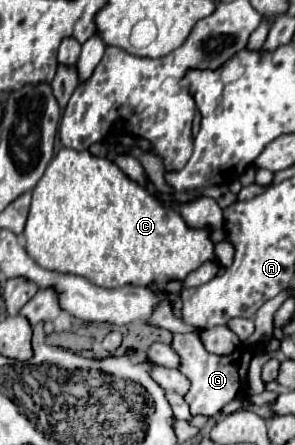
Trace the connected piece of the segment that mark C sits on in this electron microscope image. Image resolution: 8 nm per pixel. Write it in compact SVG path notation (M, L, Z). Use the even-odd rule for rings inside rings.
M66 147L50 161L44 177L34 187L24 229L26 253L40 267L80 275L100 287L122 287L122 283L146 287L152 283L166 285L170 281L184 281L188 273L196 271L206 261L218 261L210 233L210 227L190 229L178 211L162 205L146 189L130 181L110 159L92 157L88 151Z

